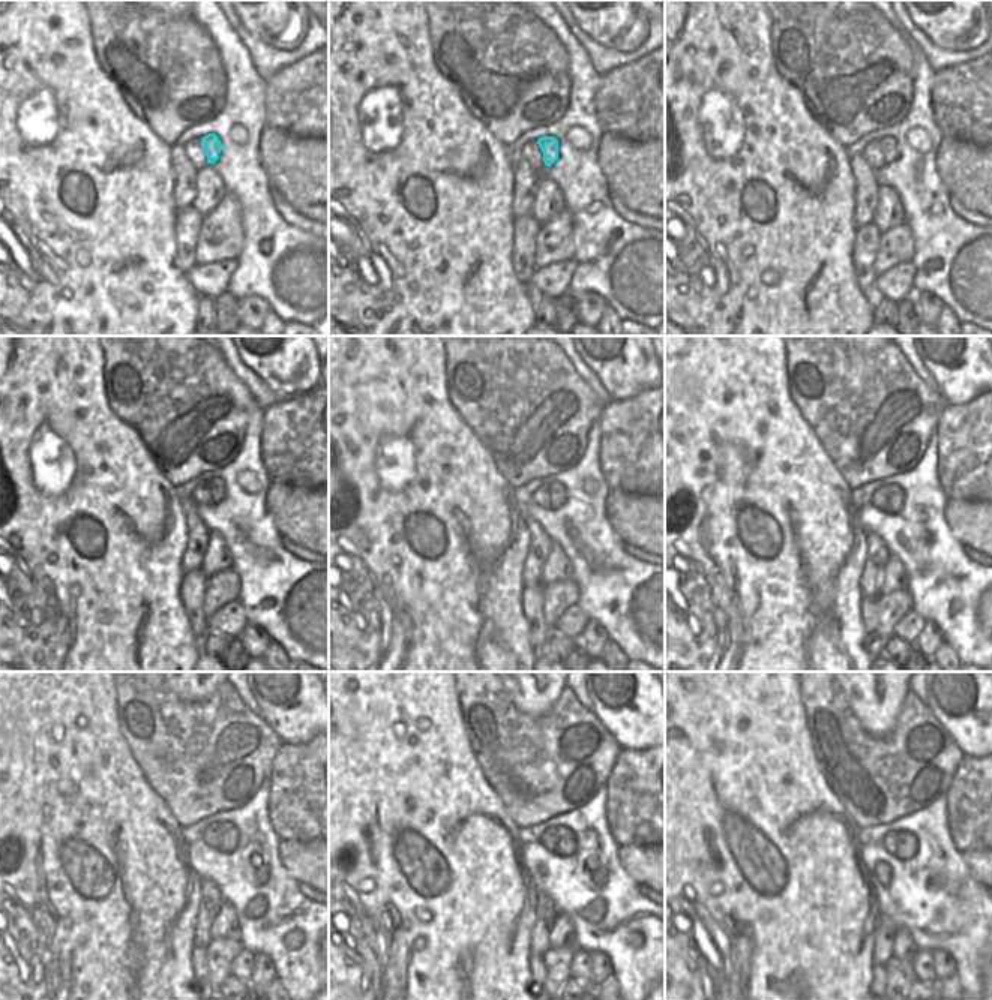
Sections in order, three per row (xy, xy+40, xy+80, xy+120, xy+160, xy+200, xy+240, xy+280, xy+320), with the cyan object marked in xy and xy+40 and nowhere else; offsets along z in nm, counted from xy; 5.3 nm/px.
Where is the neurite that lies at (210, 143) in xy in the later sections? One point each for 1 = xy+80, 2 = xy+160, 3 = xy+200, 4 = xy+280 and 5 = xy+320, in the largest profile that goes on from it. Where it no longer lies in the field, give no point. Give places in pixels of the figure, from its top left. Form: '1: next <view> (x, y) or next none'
1: next xy+80 (889, 149)
2: next xy+160 (557, 494)
3: next xy+200 (895, 492)
4: next xy+280 (560, 832)
5: next xy+320 (905, 849)

